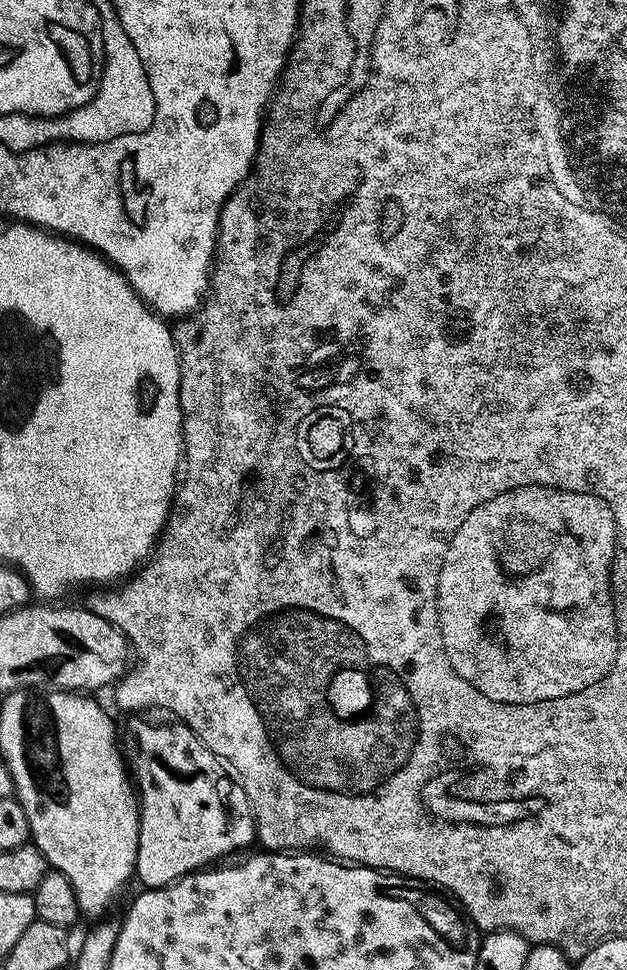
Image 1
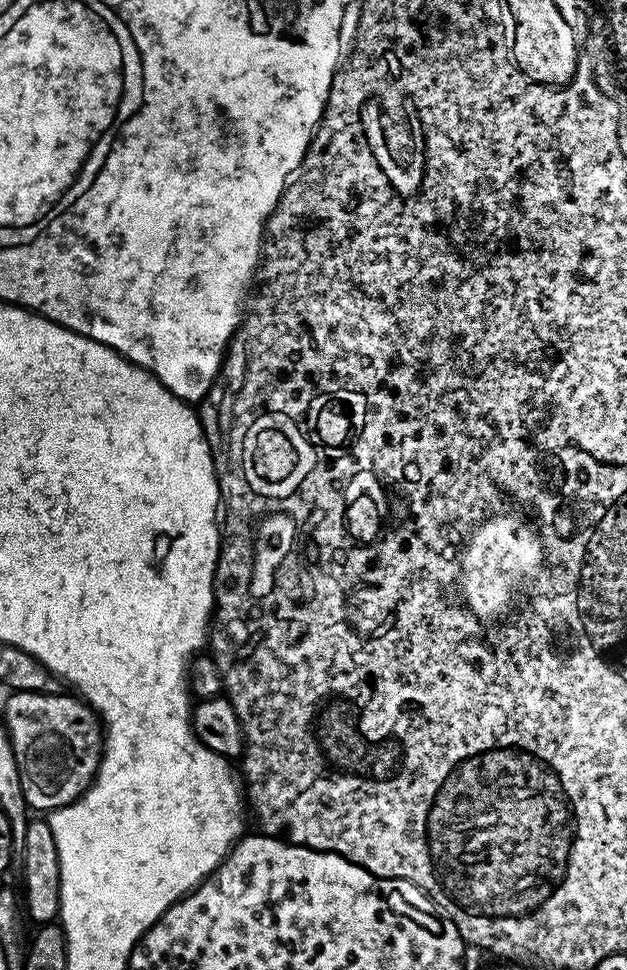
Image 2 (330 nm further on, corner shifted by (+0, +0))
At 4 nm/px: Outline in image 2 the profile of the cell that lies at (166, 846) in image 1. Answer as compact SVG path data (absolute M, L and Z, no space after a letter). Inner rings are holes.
M56 690L46 692L12 692L4 704L2 723L8 728L8 737L18 758L18 775L22 778L22 794L29 809L51 810L72 804L92 785L100 765L102 751L102 724L95 712L79 695L59 696Z

